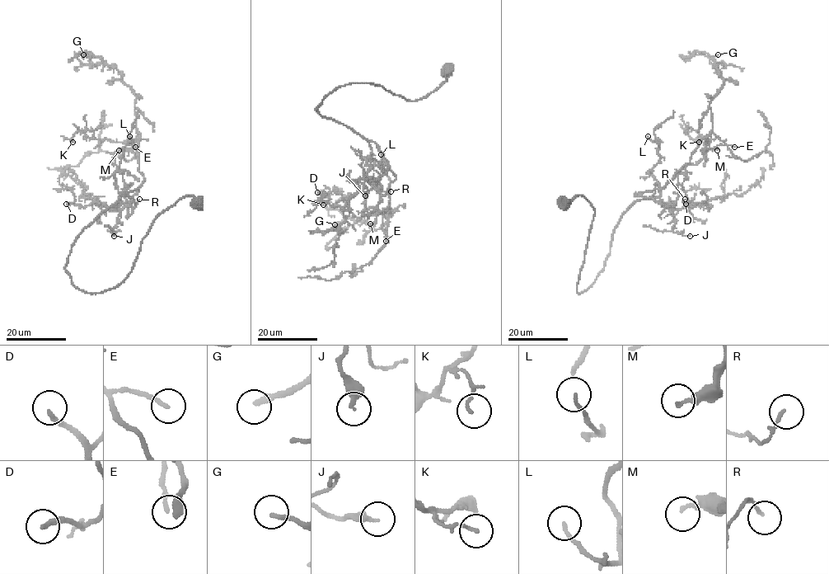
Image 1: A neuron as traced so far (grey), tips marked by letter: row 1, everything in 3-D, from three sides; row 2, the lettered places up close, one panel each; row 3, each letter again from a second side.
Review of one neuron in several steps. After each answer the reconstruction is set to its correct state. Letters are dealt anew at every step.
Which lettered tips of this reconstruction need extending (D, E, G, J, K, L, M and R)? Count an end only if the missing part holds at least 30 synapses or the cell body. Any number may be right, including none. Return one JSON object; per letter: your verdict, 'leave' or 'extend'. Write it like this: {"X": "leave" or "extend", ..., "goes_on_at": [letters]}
{"D": "extend", "E": "leave", "G": "extend", "J": "leave", "K": "leave", "L": "leave", "M": "leave", "R": "leave", "goes_on_at": ["D", "G"]}

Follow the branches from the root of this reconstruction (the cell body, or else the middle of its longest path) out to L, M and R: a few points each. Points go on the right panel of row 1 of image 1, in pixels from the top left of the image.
L: (564, 204), (582, 195), (594, 210), (581, 293), (621, 215), (660, 195), (648, 136)
M: (564, 204), (582, 195), (594, 210), (581, 293), (621, 215), (654, 197), (671, 211), (677, 174), (717, 150)
R: (564, 204), (582, 195), (594, 210), (581, 293), (636, 201), (658, 197), (671, 211), (679, 184), (685, 199)

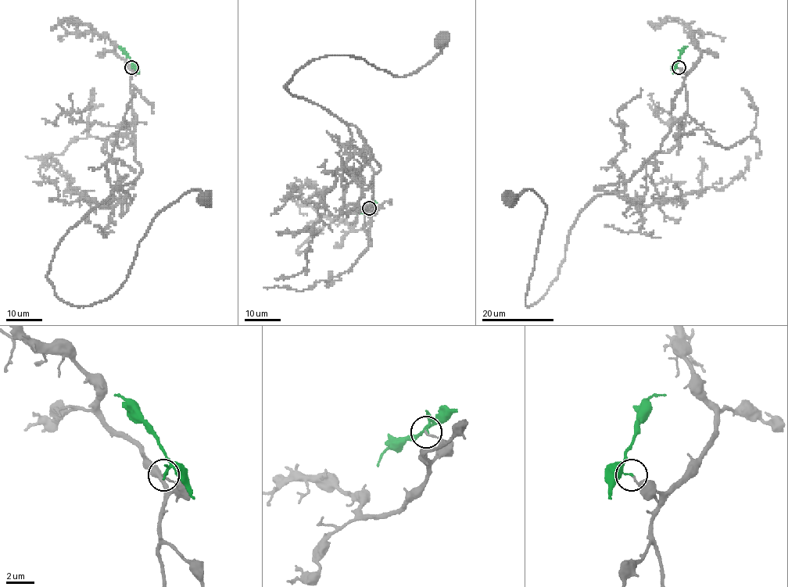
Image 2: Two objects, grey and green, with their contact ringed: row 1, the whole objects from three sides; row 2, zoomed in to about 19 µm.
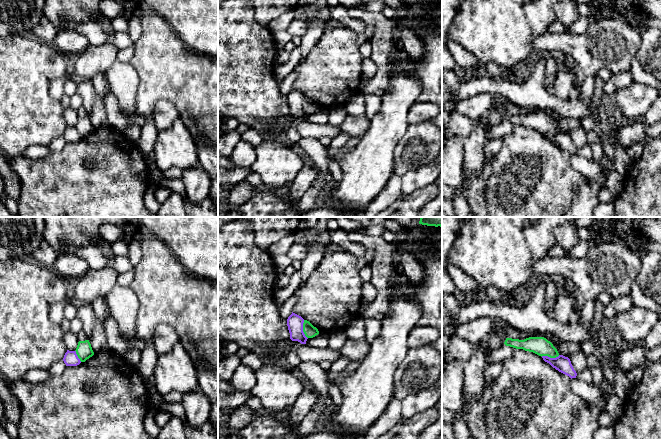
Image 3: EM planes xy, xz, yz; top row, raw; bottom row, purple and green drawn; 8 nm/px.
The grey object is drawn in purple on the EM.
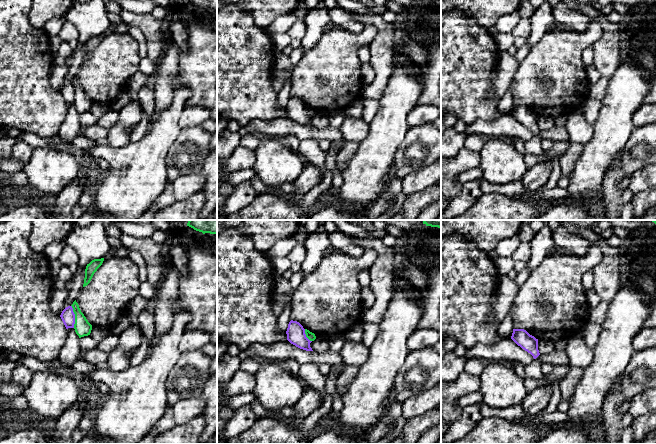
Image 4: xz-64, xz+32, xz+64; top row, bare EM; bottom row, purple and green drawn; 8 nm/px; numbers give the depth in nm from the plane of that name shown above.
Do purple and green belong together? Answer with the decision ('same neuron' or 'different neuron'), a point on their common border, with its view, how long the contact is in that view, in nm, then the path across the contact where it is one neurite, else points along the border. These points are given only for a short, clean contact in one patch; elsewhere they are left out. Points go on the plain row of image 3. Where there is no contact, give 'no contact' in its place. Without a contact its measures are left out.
different neuron; meets purple in xz at (302, 105); contact 160 nm long; border along xz (303, 96), (303, 109), (307, 114)

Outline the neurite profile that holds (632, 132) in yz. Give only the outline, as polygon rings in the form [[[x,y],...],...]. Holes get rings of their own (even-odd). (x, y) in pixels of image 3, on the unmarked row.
[[[640,119],[632,122],[625,122],[620,128],[617,136],[619,145],[626,150],[634,143],[645,141],[645,134],[648,126]]]

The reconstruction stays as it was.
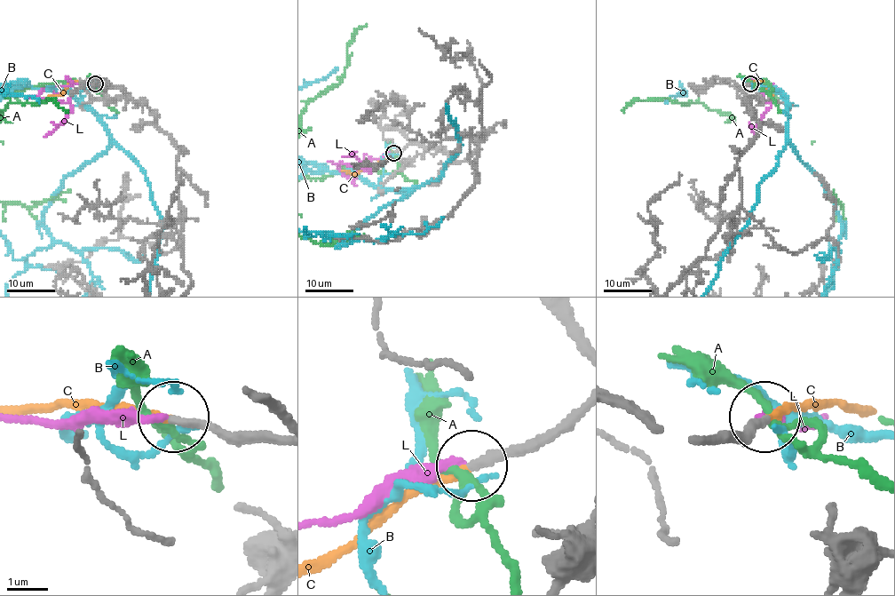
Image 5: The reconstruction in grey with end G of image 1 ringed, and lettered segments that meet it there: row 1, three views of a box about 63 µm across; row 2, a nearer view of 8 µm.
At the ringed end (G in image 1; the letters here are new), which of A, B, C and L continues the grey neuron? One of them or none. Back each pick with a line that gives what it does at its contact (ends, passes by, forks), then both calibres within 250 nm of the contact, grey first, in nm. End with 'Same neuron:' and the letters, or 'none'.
C: It ends there. Thickness 200 nm (grey) against 190 nm
Same neuron: C

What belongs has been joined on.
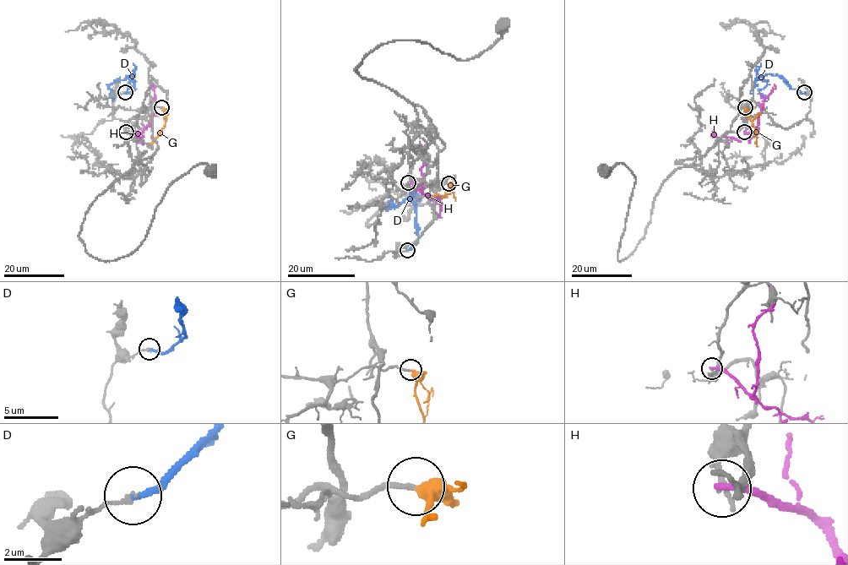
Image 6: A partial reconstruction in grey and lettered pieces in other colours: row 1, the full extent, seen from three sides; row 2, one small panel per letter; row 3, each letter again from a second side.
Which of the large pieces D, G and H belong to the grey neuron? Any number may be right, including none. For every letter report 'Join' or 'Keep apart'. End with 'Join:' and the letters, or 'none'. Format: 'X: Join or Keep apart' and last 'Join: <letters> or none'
D: Keep apart
G: Join
H: Keep apart
Join: G

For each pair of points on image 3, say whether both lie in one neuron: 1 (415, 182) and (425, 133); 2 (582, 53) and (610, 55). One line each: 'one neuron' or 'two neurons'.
1: two neurons
2: one neuron

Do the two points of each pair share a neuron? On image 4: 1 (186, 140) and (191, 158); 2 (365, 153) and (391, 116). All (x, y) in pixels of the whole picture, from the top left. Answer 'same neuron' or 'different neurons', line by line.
1: same neuron
2: same neuron

